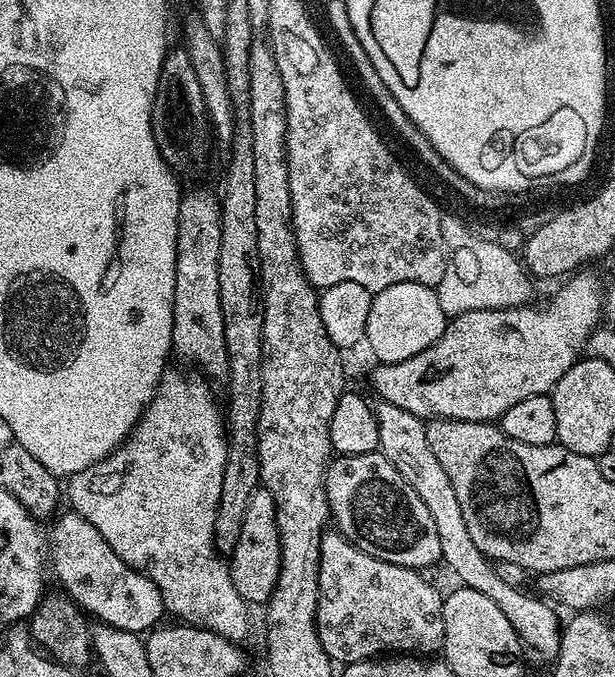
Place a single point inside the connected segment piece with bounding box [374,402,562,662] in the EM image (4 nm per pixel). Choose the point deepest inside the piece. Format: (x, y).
(402, 436)

